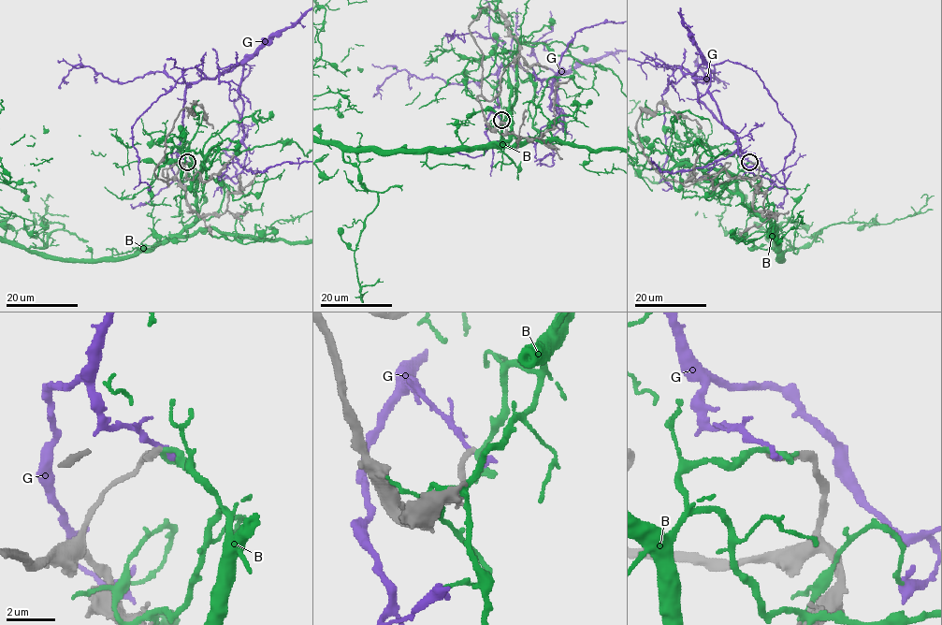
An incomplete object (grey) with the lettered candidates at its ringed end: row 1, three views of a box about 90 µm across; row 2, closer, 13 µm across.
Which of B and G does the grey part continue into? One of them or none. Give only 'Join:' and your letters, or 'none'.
Join: none

